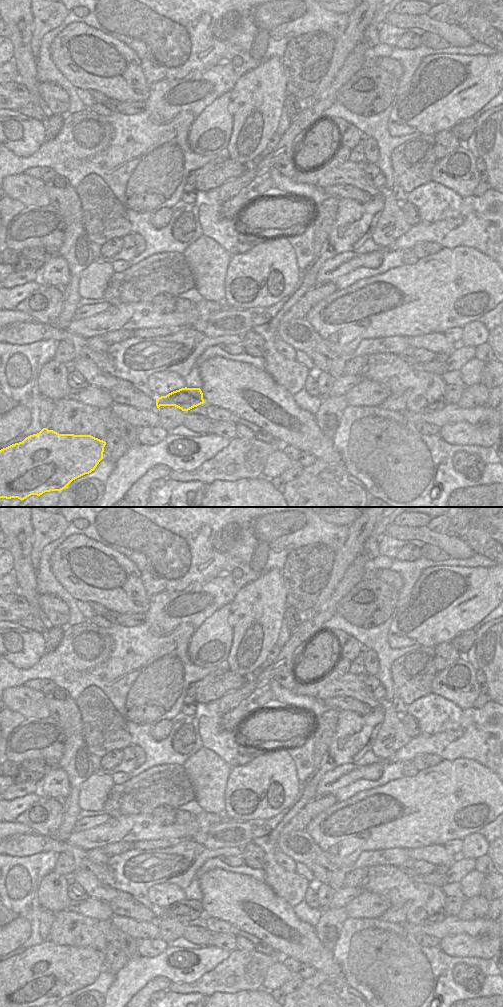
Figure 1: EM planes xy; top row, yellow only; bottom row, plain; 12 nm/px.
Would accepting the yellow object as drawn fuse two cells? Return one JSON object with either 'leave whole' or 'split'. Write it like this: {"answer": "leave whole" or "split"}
{"answer": "leave whole"}

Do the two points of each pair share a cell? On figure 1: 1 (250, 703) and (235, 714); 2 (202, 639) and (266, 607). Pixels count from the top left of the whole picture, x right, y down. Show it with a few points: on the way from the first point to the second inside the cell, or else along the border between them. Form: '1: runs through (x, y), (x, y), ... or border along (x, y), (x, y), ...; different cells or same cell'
1: runs through (246, 707), (239, 713); same cell
2: border along (231, 604), (228, 616), (231, 628), (229, 649); different cells

